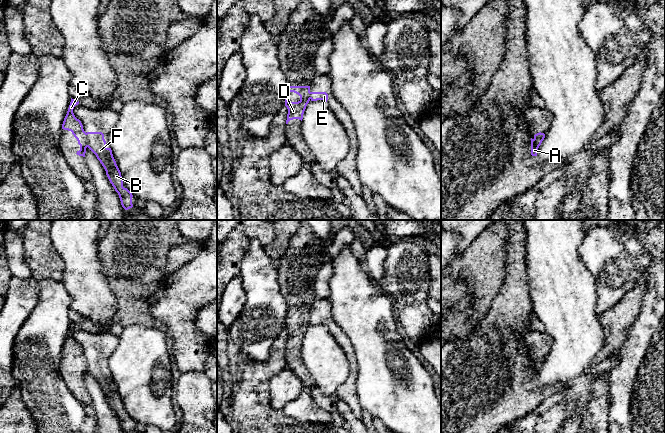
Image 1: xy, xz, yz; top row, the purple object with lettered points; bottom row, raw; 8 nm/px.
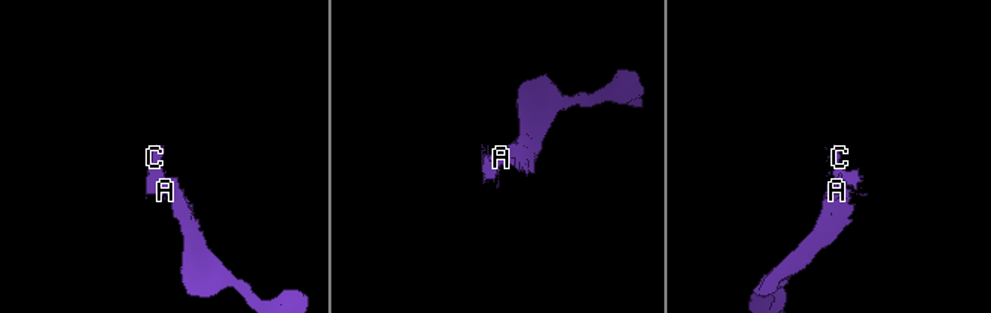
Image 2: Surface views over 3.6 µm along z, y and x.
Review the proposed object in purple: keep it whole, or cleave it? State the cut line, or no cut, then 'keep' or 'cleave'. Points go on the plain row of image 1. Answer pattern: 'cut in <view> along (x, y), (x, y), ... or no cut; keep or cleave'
cut in xy along (85, 357), (87, 370); cleave

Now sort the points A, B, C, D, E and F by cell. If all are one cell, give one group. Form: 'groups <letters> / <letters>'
groups A C D / B E F

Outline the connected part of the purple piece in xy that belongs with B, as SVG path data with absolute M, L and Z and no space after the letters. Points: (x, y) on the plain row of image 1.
M87 356L87 371L96 379L106 395L106 399L118 417L121 429L124 433L130 433L132 428L132 417L123 411L121 396L113 381L111 372L106 371L106 365L102 356Z

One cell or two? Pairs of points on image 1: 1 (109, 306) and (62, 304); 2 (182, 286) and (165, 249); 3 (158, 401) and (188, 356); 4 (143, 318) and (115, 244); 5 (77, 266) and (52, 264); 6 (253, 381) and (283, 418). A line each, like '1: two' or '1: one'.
1: two
2: two
3: two
4: one
5: two
6: one

